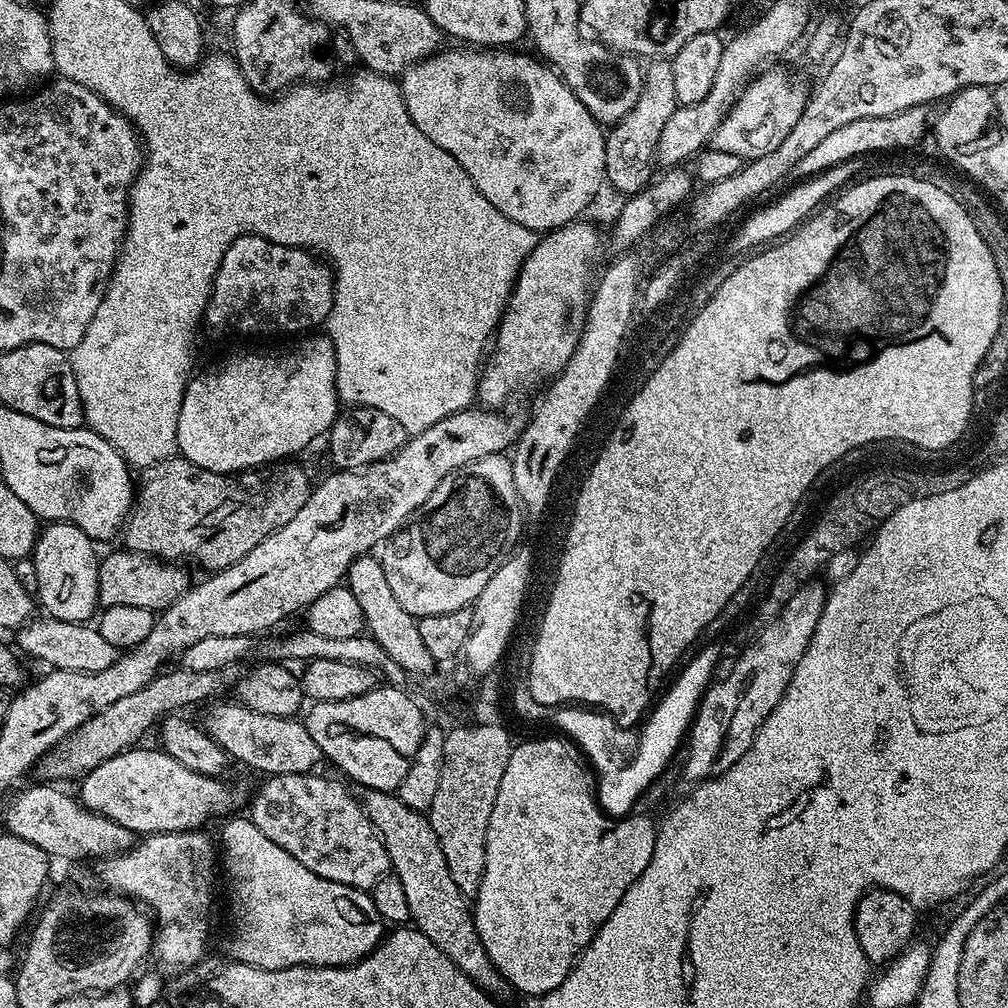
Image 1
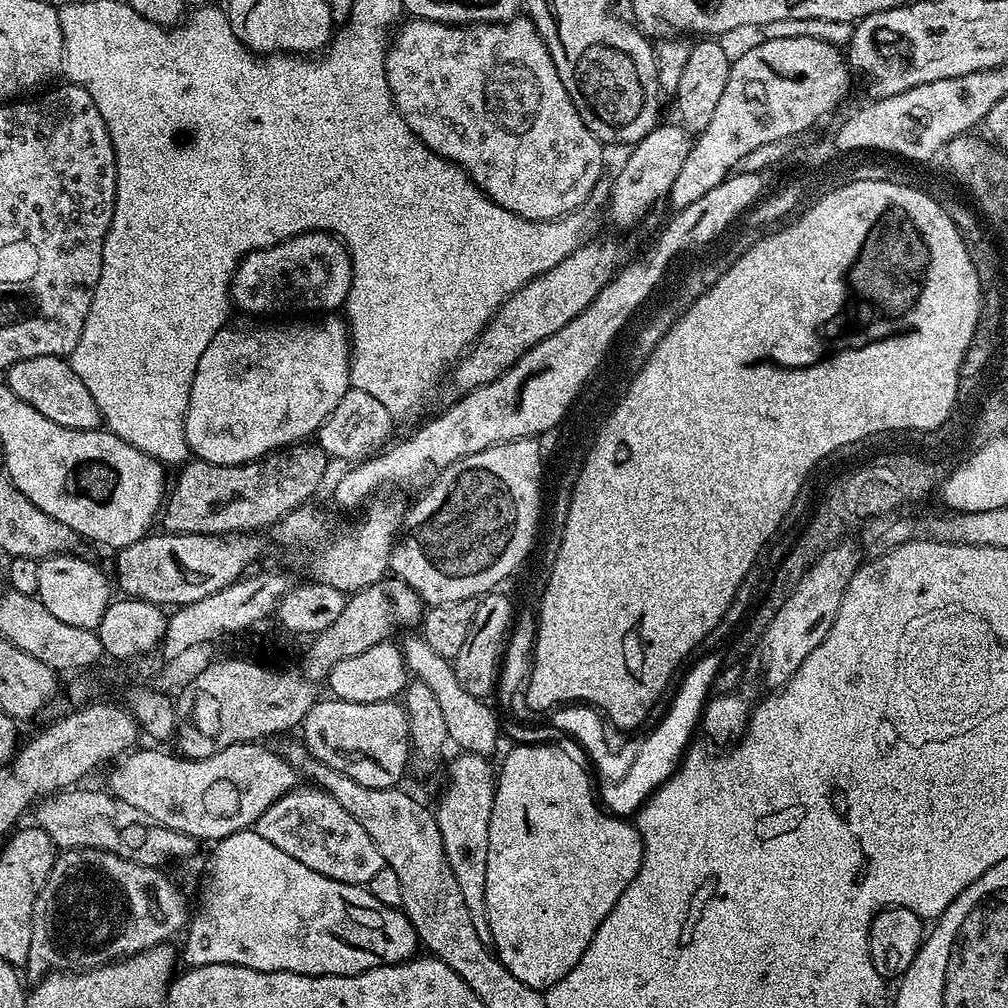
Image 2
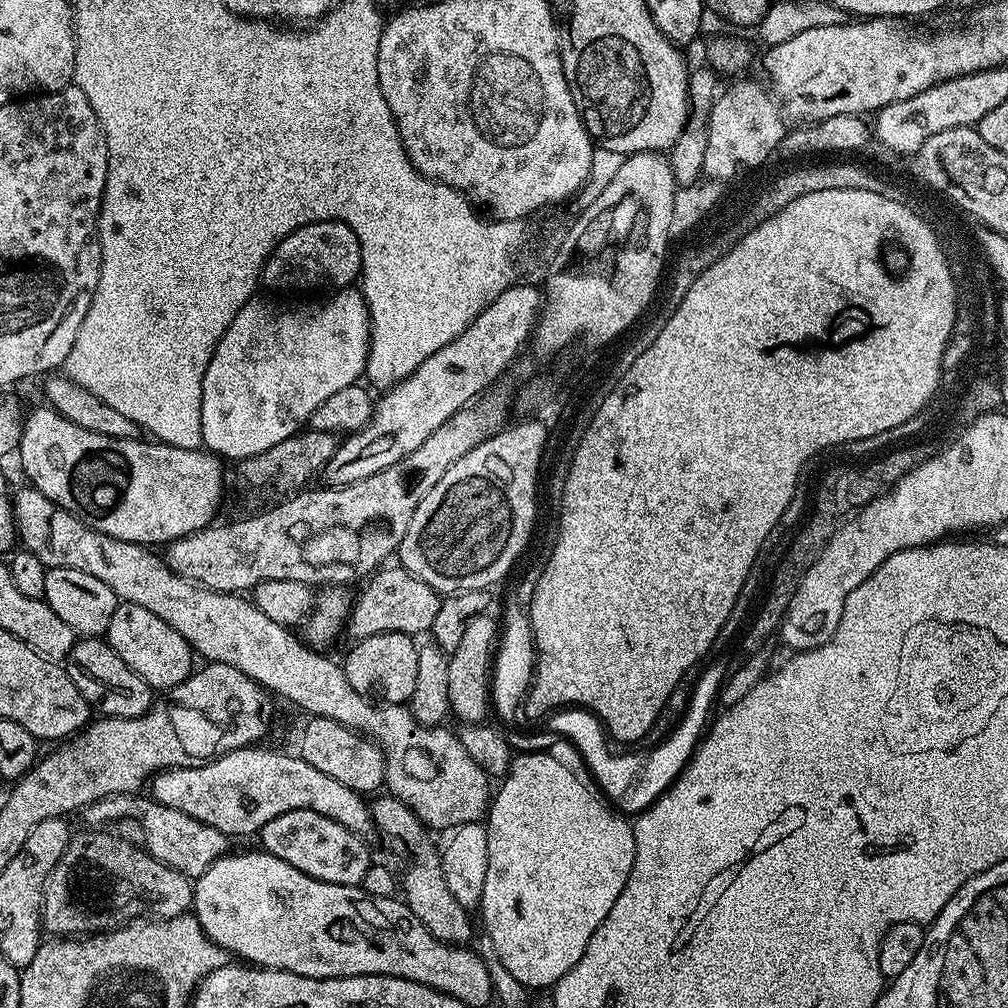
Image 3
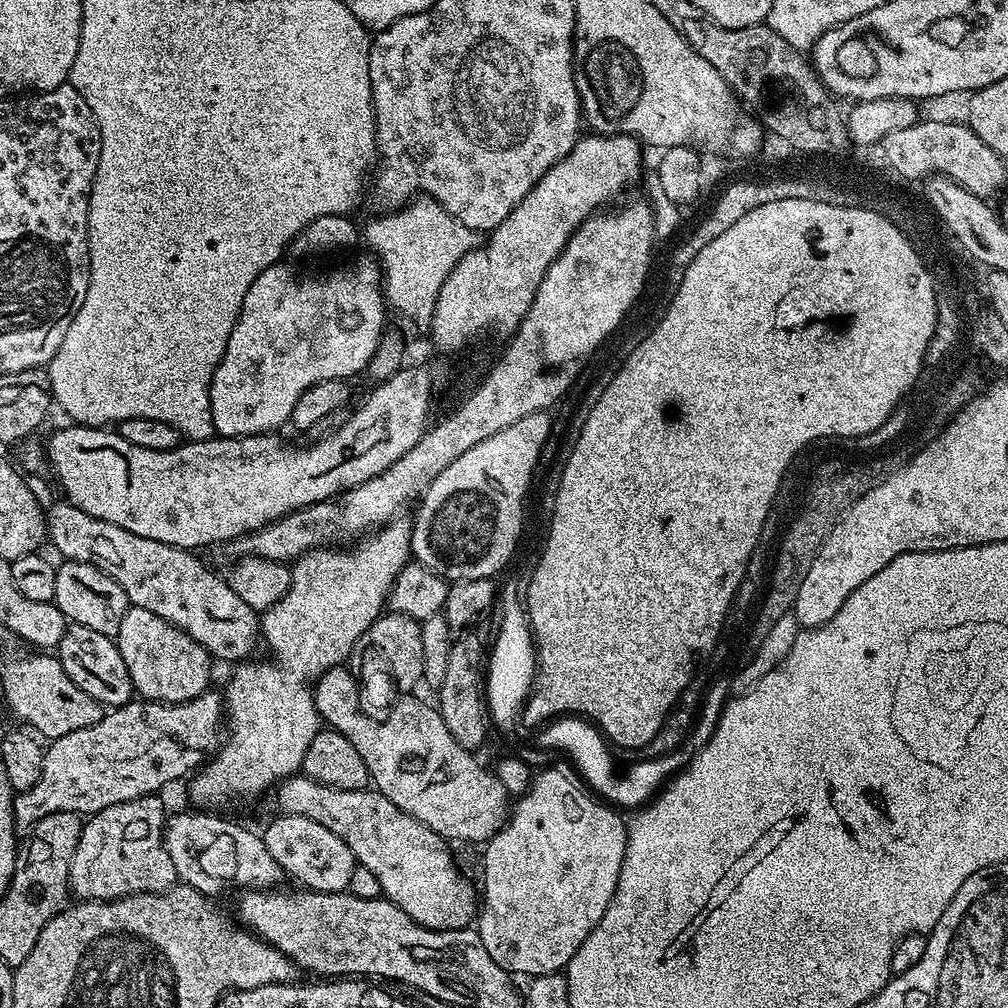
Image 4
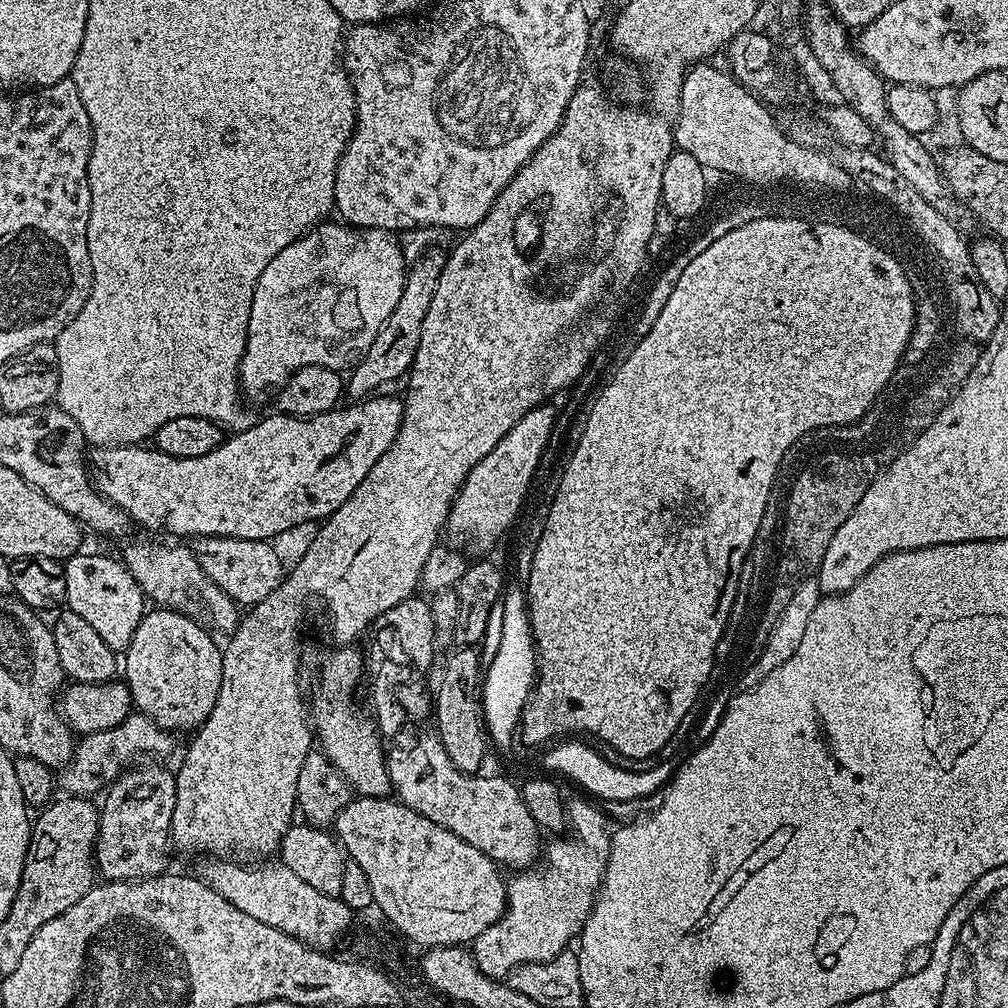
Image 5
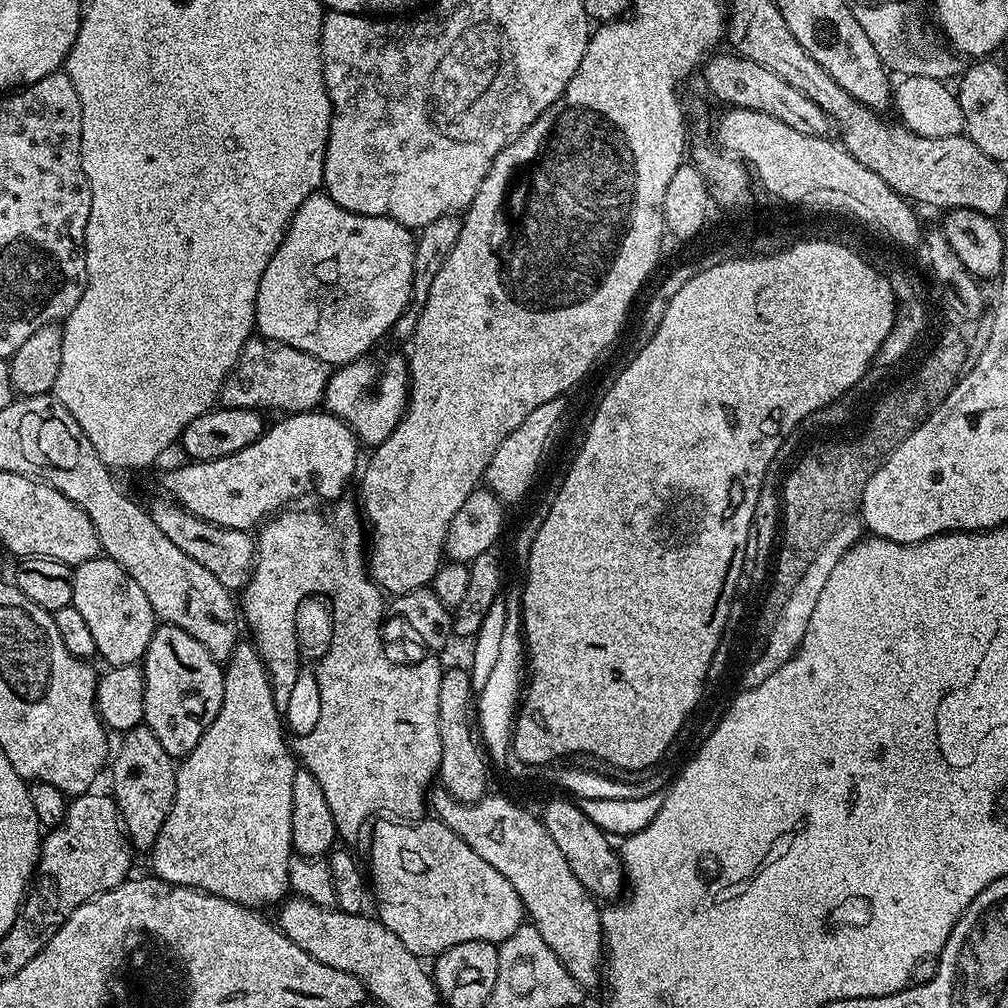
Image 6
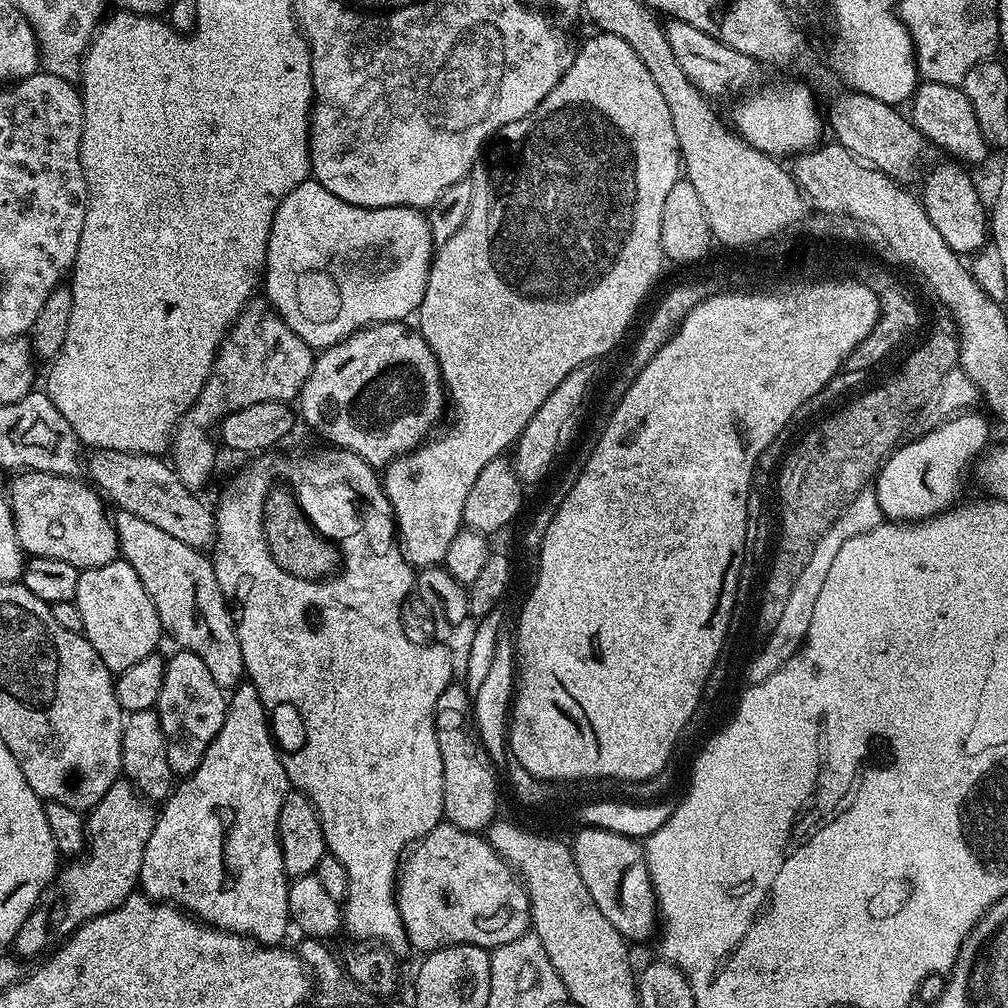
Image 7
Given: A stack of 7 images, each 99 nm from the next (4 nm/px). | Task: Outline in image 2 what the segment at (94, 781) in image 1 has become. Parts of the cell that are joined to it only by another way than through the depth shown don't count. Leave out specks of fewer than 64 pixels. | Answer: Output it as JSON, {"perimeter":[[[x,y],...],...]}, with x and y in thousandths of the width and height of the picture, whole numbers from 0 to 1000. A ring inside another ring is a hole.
{"perimeter":[[[258,736],[249,738],[233,738],[224,740],[224,744],[216,744],[203,754],[188,754],[186,750],[171,746],[158,746],[158,741],[147,740],[140,746],[131,744],[116,757],[115,763],[107,770],[106,785],[114,790],[120,799],[140,806],[140,811],[146,812],[150,816],[160,817],[169,823],[177,823],[181,827],[188,827],[196,835],[213,835],[224,831],[233,825],[249,822],[260,808],[276,792],[289,786],[296,778],[296,767],[288,756],[284,756],[277,745],[270,746]]]}

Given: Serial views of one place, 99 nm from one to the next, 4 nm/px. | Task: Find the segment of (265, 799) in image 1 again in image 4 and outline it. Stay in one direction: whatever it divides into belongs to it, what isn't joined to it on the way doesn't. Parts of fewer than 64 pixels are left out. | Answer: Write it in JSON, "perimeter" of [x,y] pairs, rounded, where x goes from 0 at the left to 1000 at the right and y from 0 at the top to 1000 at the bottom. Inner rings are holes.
{"perimeter":[[[299,810],[274,811],[260,821],[260,828],[264,835],[264,843],[268,843],[272,855],[282,864],[283,870],[295,873],[299,882],[307,885],[344,885],[347,870],[351,868],[354,855],[347,839],[331,827],[331,823],[323,823],[309,812]]]}

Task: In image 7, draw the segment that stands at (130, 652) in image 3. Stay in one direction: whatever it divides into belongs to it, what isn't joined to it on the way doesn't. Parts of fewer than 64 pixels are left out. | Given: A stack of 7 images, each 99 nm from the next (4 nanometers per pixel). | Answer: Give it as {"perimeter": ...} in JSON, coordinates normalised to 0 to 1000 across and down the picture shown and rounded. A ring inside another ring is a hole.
{"perimeter":[[[175,645],[171,652],[166,652],[161,688],[154,703],[159,708],[161,728],[165,732],[165,752],[176,771],[188,769],[196,756],[200,756],[208,736],[212,736],[216,724],[220,724],[223,701],[223,684],[214,680],[196,649]]]}

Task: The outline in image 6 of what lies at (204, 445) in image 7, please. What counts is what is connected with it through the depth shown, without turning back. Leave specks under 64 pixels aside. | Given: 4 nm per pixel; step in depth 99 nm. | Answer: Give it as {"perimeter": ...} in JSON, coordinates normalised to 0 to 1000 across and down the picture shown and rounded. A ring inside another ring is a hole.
{"perimeter":[[[248,335],[242,341],[238,357],[230,364],[230,370],[222,376],[216,397],[227,405],[257,403],[259,406],[275,405],[278,411],[308,409],[320,398],[326,372],[326,362],[300,347],[292,347],[292,343]]]}

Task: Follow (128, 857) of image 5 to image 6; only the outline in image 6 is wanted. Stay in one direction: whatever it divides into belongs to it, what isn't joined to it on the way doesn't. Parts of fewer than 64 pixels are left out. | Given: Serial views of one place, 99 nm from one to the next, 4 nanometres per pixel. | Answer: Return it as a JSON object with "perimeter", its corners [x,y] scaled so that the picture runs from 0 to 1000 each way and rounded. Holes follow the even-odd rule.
{"perimeter":[[[145,720],[131,722],[128,726],[122,727],[118,734],[119,739],[116,742],[114,739],[113,749],[109,754],[109,766],[111,762],[109,789],[117,800],[119,812],[123,815],[131,841],[147,843],[157,831],[157,827],[161,823],[161,815],[165,815],[165,812],[171,803],[173,788],[175,787],[176,759],[173,757],[173,751],[165,748],[165,744],[161,744],[161,736],[157,736],[157,732],[153,732],[153,728]]]}

